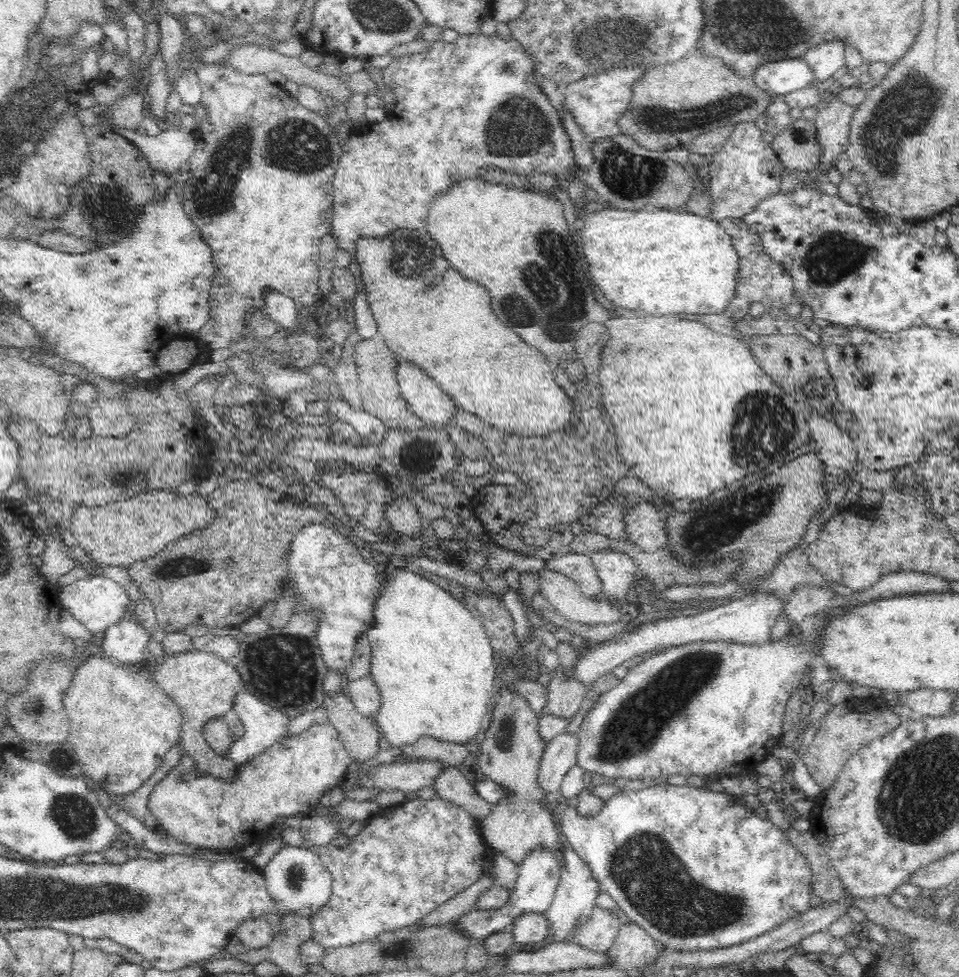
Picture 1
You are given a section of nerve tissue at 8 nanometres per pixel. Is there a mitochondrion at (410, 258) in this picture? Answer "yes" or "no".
yes

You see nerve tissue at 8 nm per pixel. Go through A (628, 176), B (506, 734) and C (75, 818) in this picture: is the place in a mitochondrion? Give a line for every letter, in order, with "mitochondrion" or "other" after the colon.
A: mitochondrion
B: mitochondrion
C: mitochondrion

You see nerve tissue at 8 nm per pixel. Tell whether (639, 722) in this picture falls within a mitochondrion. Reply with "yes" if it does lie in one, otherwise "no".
yes

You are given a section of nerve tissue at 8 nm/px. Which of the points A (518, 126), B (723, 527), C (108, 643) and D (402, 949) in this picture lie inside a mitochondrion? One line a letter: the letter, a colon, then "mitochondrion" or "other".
A: mitochondrion
B: mitochondrion
C: other
D: mitochondrion

